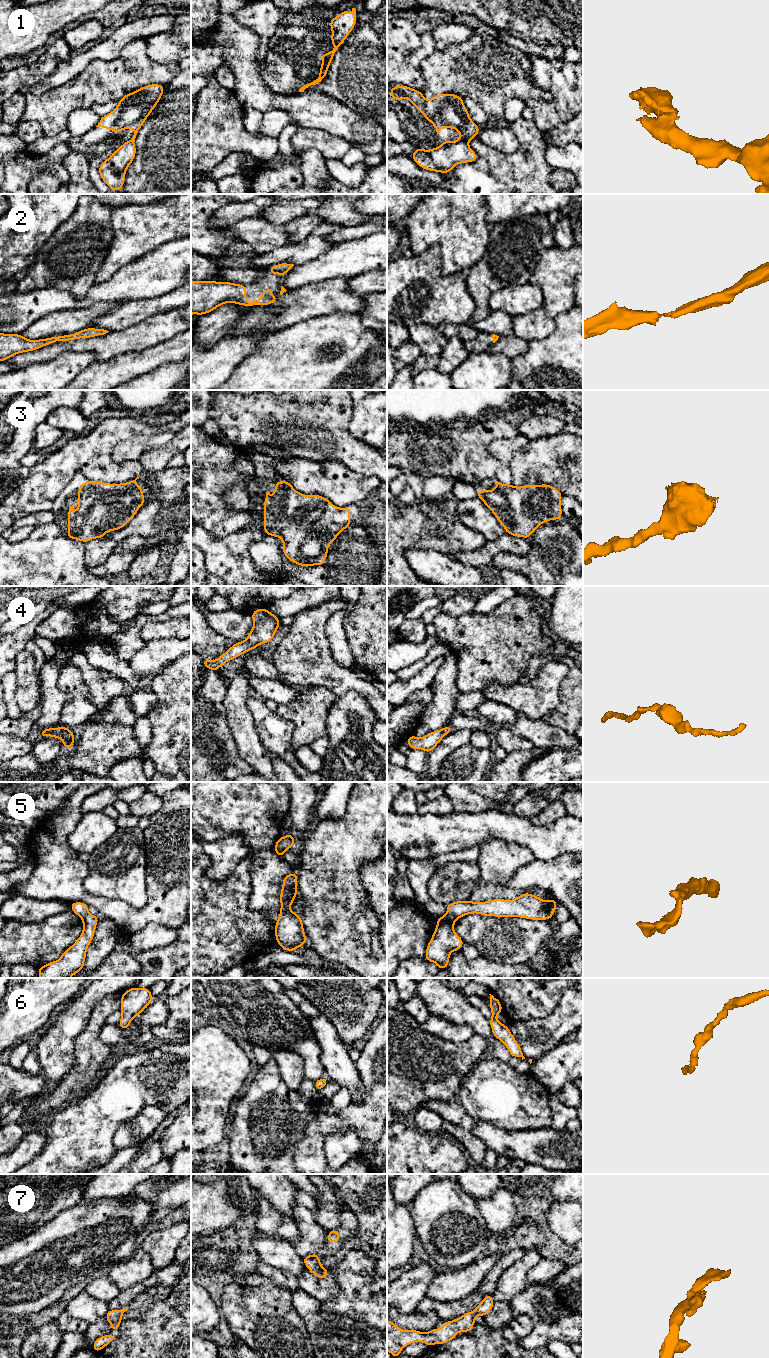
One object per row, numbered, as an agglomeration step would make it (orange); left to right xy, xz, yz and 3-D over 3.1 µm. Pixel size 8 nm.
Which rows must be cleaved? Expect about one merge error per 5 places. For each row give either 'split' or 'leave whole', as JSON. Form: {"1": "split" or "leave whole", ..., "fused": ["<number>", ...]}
{"1": "split", "2": "leave whole", "3": "leave whole", "4": "leave whole", "5": "split", "6": "leave whole", "7": "leave whole", "fused": ["1", "5"]}

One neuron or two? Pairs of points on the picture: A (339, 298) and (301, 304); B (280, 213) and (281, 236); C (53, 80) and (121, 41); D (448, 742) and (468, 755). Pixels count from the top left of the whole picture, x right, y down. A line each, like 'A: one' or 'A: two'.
A: one
B: two
C: one
D: two

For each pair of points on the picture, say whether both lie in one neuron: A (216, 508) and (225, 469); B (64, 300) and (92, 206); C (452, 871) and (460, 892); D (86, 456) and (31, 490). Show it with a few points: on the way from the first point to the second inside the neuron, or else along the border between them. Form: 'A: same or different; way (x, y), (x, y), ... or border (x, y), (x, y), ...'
A: same; way (216, 498), (216, 479)
B: different; border (44, 287), (78, 298), (90, 288)
C: same; way (457, 876), (461, 880), (461, 887)
D: same; way (72, 459), (45, 482)

